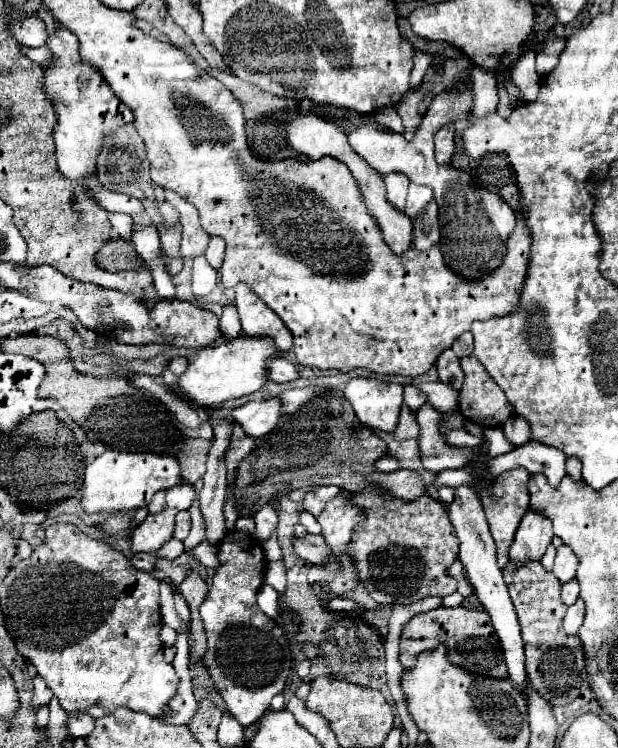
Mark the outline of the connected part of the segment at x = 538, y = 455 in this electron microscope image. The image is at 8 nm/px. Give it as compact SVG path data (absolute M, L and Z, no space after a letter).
M528 441L514 451L488 459L488 471L496 477L498 473L510 471L514 467L524 467L530 473L544 473L550 485L558 485L566 475L566 457L562 457L560 449L538 445L536 441Z

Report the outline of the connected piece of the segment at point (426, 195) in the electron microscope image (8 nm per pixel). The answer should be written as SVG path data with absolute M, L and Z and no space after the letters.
M410 185L408 191L408 203L406 203L406 215L408 217L416 217L418 213L422 213L426 209L426 205L432 201L432 191L428 191L426 187L418 187L418 185Z

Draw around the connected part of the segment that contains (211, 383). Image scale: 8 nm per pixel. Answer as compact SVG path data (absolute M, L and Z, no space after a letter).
M244 335L234 341L224 341L224 343L200 349L190 359L180 381L168 389L176 393L180 399L192 401L200 407L218 407L228 399L238 399L238 397L256 393L268 381L266 361L278 355L280 353L278 349L274 349L274 343L270 339L258 339L258 337Z

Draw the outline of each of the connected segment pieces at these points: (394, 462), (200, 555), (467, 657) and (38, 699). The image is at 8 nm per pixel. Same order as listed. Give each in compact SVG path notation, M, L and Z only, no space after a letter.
M384 455L384 457L380 457L378 461L376 461L376 469L378 471L384 471L384 473L388 473L388 471L398 471L400 467L398 467L398 459L394 457L394 455Z
M202 541L198 547L194 547L192 551L192 557L198 561L198 563L202 563L204 567L218 567L220 563L218 563L218 557L216 557L216 553L218 553L218 547L216 545L210 545L210 543L206 543L206 541Z
M438 607L434 611L414 615L404 627L400 635L400 663L404 669L414 669L416 657L424 651L432 651L438 645L446 645L448 661L458 665L474 675L508 679L508 667L504 663L502 645L498 635L494 633L490 615L486 611L472 611L464 607Z
M34 677L32 679L32 701L30 701L30 705L38 711L42 705L48 705L50 703L50 699L52 699L52 693L50 693L50 689L46 687L46 683L42 681L42 677Z

